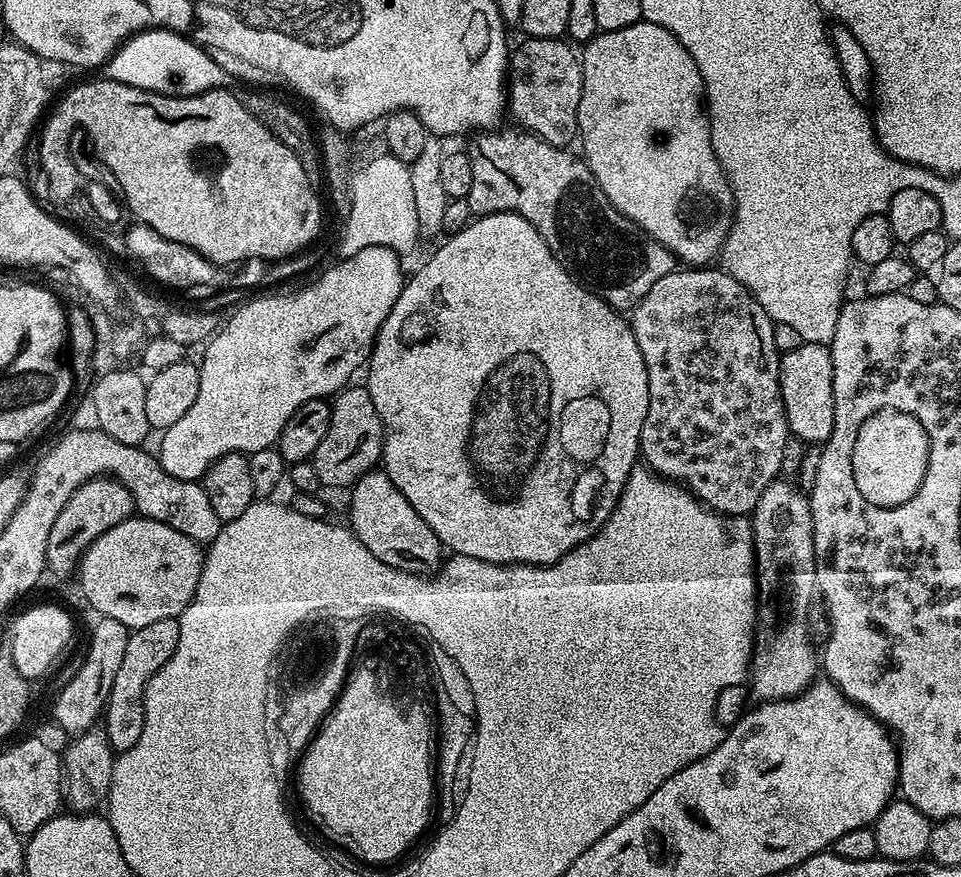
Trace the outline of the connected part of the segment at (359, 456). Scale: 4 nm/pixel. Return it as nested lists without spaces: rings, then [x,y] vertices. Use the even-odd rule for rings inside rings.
[[[345,386],[331,401],[330,426],[326,426],[326,438],[318,442],[310,463],[318,470],[321,485],[327,488],[351,489],[368,472],[381,463],[384,454],[384,423],[374,410],[374,398],[367,387]]]

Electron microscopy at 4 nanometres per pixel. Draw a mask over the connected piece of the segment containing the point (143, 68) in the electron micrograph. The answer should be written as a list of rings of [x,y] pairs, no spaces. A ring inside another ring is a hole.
[[[145,30],[116,49],[112,59],[107,61],[106,76],[135,88],[144,88],[147,92],[163,92],[166,96],[196,96],[211,88],[231,85],[231,74],[215,58],[211,51],[178,32]]]

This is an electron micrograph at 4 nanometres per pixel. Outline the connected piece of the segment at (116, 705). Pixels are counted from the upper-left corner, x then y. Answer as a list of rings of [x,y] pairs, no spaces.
[[[162,618],[162,622],[150,622],[150,626],[129,631],[126,654],[122,657],[118,674],[114,674],[114,686],[110,690],[108,703],[102,713],[102,727],[108,741],[112,743],[113,753],[119,754],[130,750],[130,746],[134,746],[134,742],[142,738],[144,691],[150,678],[154,678],[154,674],[158,674],[158,670],[162,670],[162,666],[170,662],[178,646],[179,633],[179,619],[170,618]]]

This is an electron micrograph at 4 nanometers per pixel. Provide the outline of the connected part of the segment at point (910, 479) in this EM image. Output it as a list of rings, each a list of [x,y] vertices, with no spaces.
[[[920,424],[920,428],[856,428],[856,436],[852,436],[852,456],[856,456],[856,448],[860,448],[860,460],[852,460],[852,468],[860,468],[860,484],[868,484],[872,480],[872,468],[884,468],[884,476],[880,476],[880,492],[860,492],[872,508],[884,508],[884,512],[892,512],[892,508],[904,508],[904,504],[912,504],[916,496],[920,496],[920,488],[924,488],[924,480],[928,480],[928,468],[932,468],[932,460],[896,460],[896,456],[904,456],[904,448],[928,448],[928,428]]]

